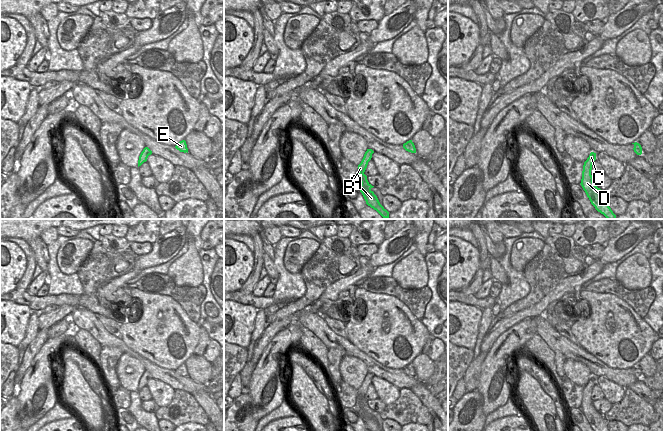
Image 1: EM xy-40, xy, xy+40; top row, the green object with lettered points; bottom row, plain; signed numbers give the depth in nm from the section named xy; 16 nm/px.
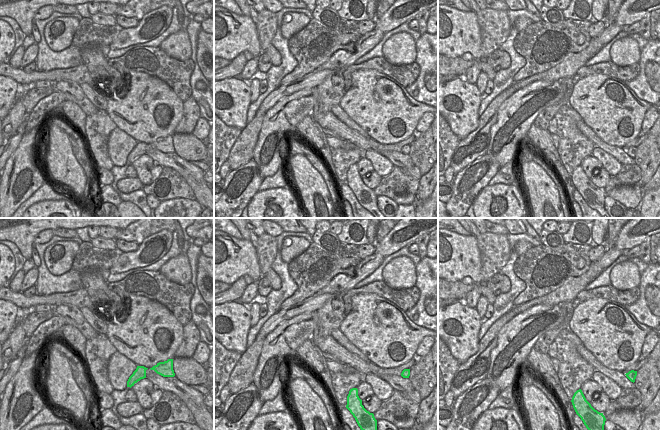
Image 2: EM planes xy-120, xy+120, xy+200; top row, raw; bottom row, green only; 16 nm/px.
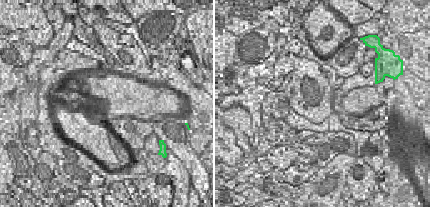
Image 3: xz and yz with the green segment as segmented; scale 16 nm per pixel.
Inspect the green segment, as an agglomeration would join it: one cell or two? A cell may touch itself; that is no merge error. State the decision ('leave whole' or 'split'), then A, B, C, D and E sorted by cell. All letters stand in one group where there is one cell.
leave whole; groups A B C D E

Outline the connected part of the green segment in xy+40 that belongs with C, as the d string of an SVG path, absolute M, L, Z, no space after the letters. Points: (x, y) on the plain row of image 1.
M591 376L587 384L584 386L581 410L594 431L609 431L608 421L593 406L591 399L593 386L596 384L596 377Z

